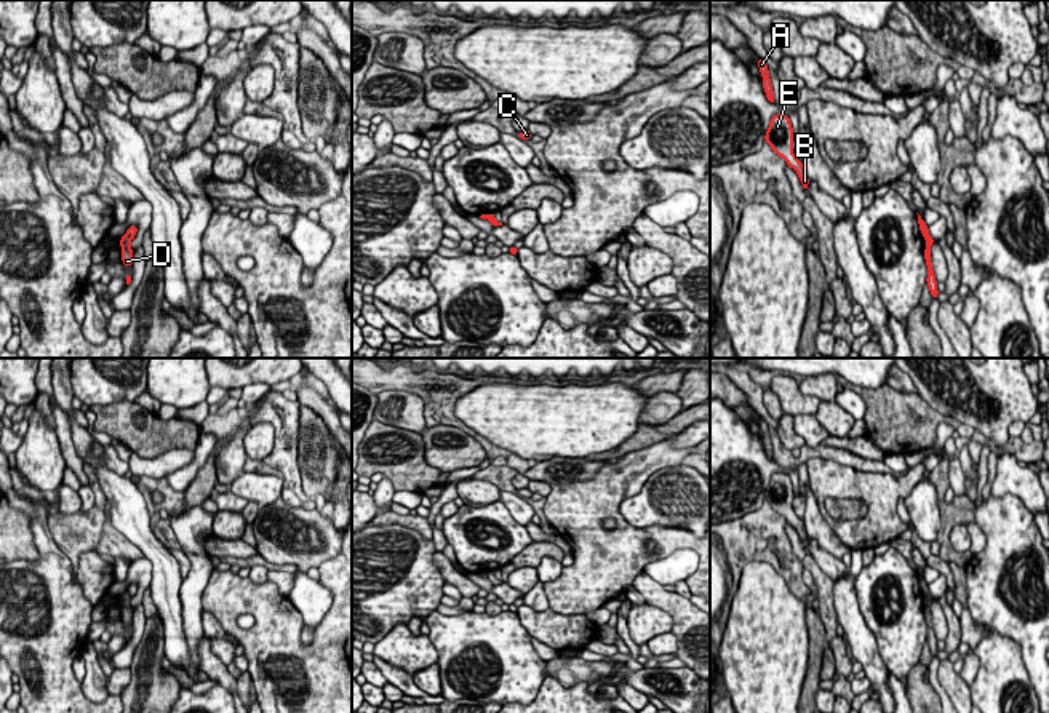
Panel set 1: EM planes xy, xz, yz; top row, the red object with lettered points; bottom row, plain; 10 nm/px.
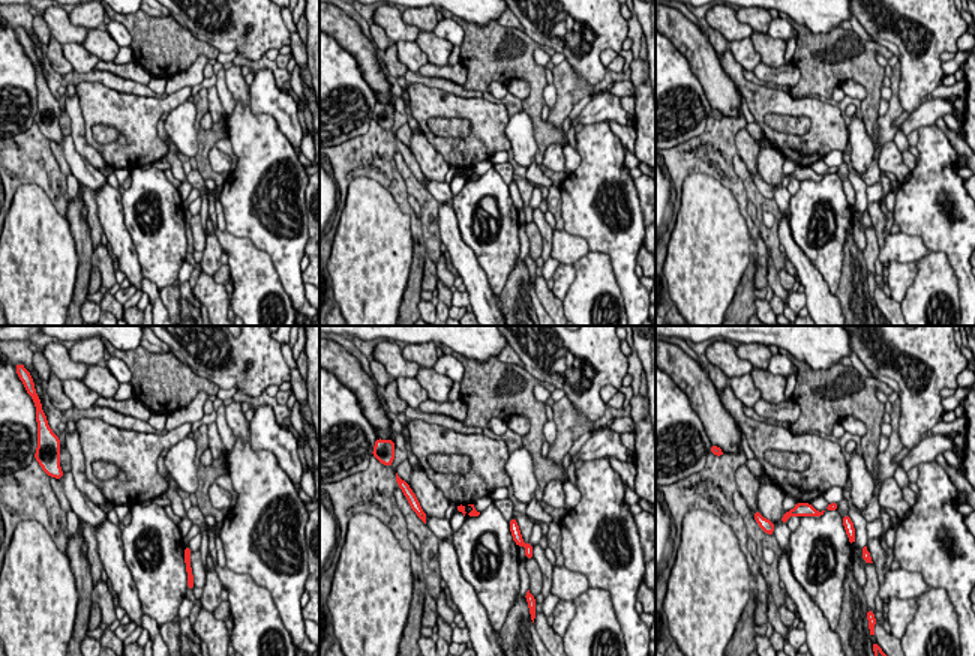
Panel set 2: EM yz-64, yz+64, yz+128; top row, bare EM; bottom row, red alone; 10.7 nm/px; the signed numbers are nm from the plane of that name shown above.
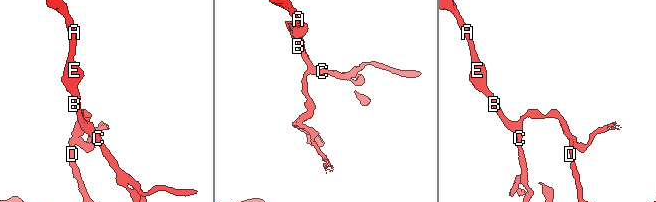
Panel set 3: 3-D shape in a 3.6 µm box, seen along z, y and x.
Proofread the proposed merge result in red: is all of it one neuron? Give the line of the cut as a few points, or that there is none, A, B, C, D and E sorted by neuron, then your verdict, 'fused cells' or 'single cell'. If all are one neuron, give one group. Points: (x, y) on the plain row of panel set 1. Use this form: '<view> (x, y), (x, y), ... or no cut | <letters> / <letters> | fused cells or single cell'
yz (925, 595), (933, 600) | A B C E / D | fused cells

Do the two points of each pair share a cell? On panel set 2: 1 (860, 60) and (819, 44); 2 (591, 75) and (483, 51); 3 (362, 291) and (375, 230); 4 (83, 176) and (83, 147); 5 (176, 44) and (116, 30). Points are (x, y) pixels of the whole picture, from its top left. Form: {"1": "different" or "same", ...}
{"1": "same", "2": "different", "3": "same", "4": "different", "5": "different"}

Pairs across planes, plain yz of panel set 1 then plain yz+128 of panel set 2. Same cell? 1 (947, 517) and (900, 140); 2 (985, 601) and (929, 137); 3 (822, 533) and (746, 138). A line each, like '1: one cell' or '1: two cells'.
1: two cells
2: one cell
3: two cells

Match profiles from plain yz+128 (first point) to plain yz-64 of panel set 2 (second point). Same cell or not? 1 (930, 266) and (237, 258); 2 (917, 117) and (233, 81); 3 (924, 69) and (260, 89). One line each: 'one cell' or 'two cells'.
1: one cell
2: two cells
3: two cells

